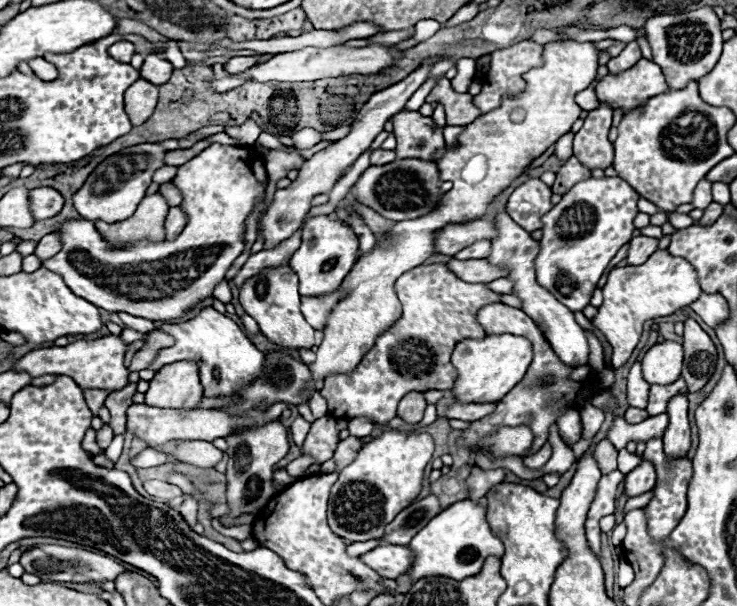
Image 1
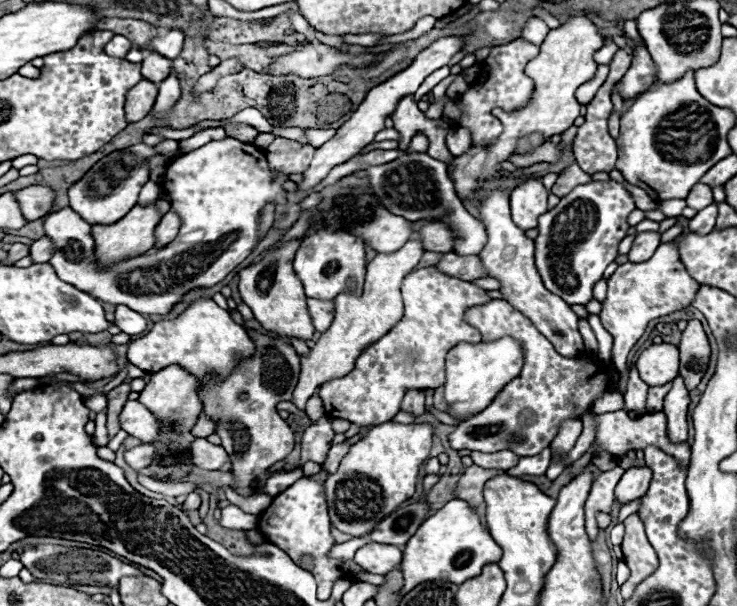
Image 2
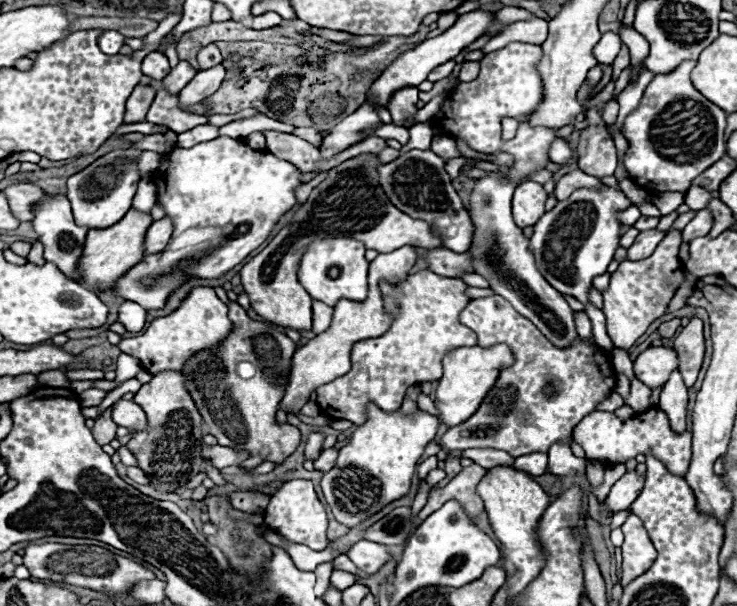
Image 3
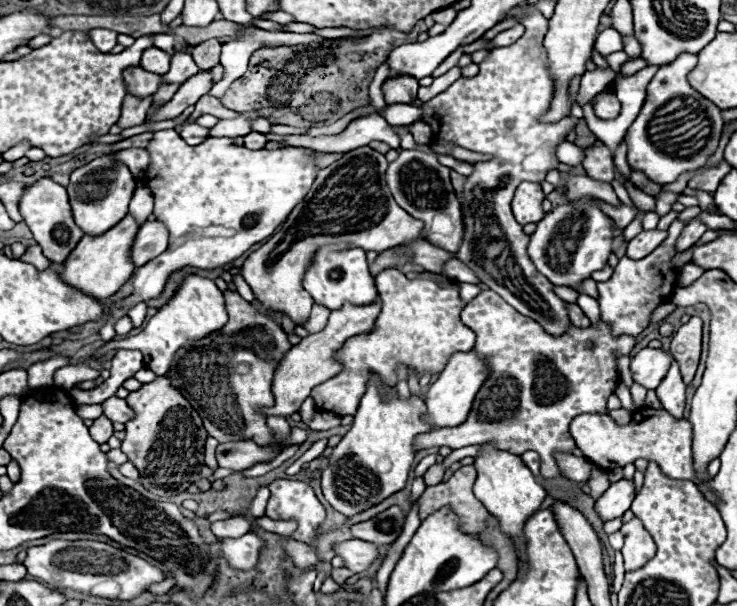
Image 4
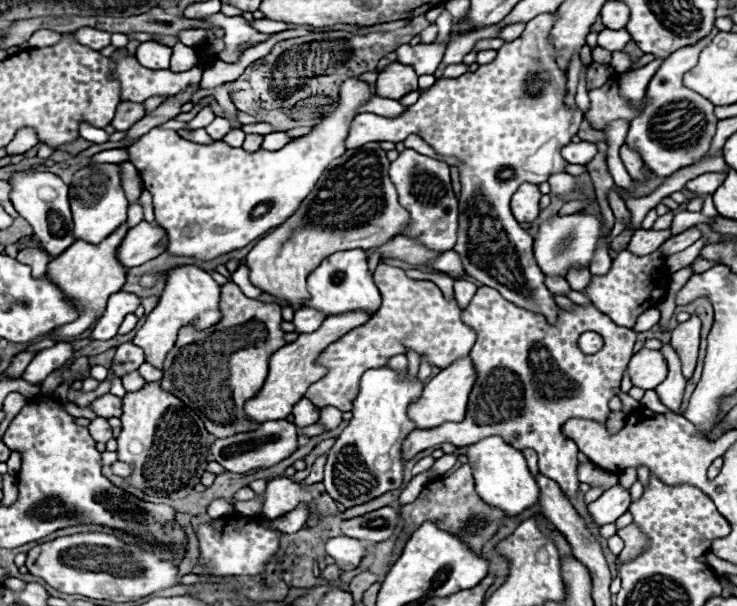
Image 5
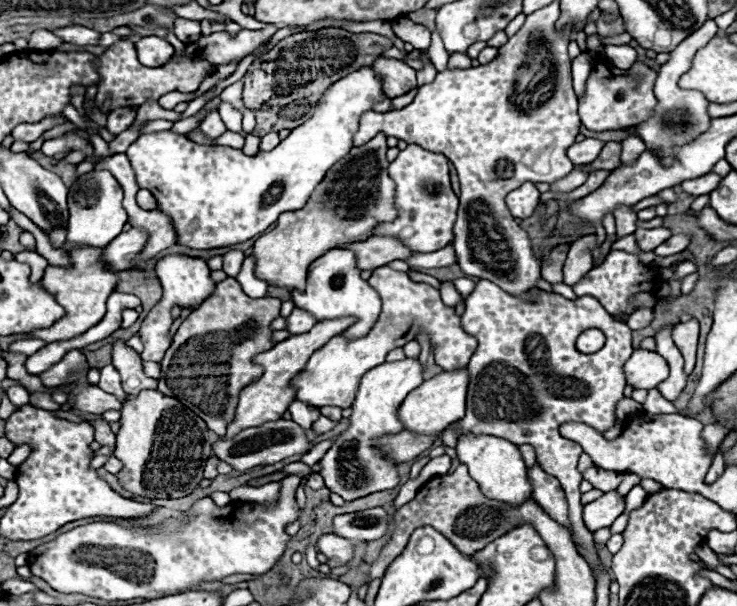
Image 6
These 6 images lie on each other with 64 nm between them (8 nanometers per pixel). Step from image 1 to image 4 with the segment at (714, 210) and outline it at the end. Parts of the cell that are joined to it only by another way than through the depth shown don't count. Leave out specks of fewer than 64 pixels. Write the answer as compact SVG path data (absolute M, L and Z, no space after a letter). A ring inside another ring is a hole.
M700 218L690 220L690 222L684 226L684 230L682 230L682 234L680 234L678 242L676 242L676 250L678 250L678 252L688 250L696 240L702 238L702 234L704 234L706 230L708 230L708 226L706 226Z

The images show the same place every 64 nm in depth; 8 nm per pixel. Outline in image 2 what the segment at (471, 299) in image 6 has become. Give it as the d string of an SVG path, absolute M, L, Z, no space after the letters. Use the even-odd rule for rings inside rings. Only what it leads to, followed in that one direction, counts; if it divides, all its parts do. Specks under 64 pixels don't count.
M492 300L482 306L474 306L466 312L466 322L480 330L482 340L490 342L502 336L512 336L524 344L526 360L522 374L514 378L496 398L474 418L464 420L456 432L450 434L450 446L454 450L480 450L480 452L498 452L510 448L518 456L534 456L540 450L548 448L554 436L558 434L558 426L566 418L584 416L596 398L610 388L610 378L606 366L590 356L564 358L554 346L536 330L536 326L520 314L506 300ZM510 432L522 434L524 440L520 444L508 446Z

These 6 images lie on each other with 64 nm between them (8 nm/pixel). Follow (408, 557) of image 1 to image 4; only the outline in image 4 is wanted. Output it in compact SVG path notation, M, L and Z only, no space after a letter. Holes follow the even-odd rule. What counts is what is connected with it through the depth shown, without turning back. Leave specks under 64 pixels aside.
M348 540L336 548L336 554L346 560L346 568L352 572L366 572L376 560L380 560L380 548L366 540Z

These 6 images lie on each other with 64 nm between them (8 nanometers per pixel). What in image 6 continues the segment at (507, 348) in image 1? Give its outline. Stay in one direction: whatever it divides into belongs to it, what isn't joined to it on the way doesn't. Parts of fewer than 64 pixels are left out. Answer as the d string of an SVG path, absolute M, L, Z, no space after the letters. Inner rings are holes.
M456 368L450 372L436 374L430 380L424 380L420 388L416 388L408 398L402 402L398 416L404 422L406 430L416 432L416 434L438 434L444 430L444 426L458 422L464 418L464 408L466 408L466 390L468 390L468 368Z

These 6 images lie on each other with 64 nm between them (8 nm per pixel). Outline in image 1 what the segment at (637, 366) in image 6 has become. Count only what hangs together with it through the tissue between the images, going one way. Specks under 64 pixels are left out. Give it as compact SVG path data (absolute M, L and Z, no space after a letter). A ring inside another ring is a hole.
M664 340L656 346L652 346L644 360L642 360L642 372L646 382L650 384L668 384L676 382L682 374L682 362L684 362L684 352L682 352L680 342Z

